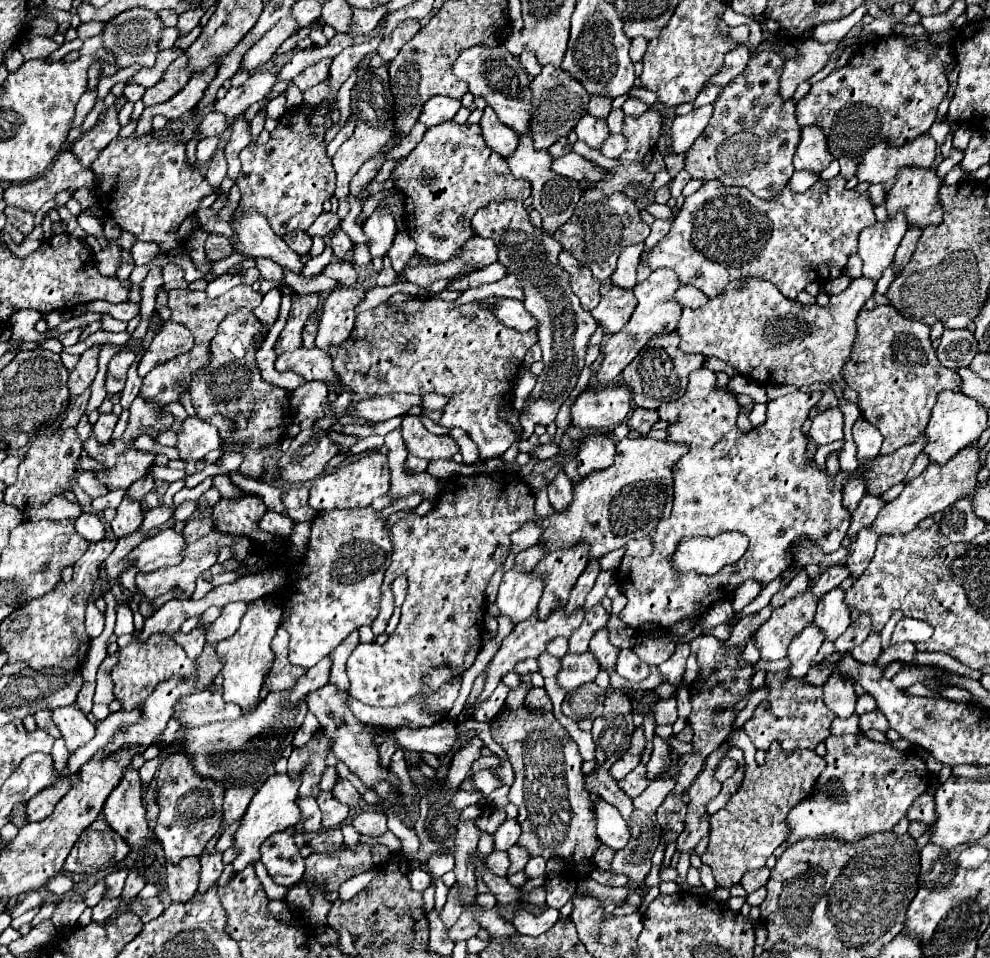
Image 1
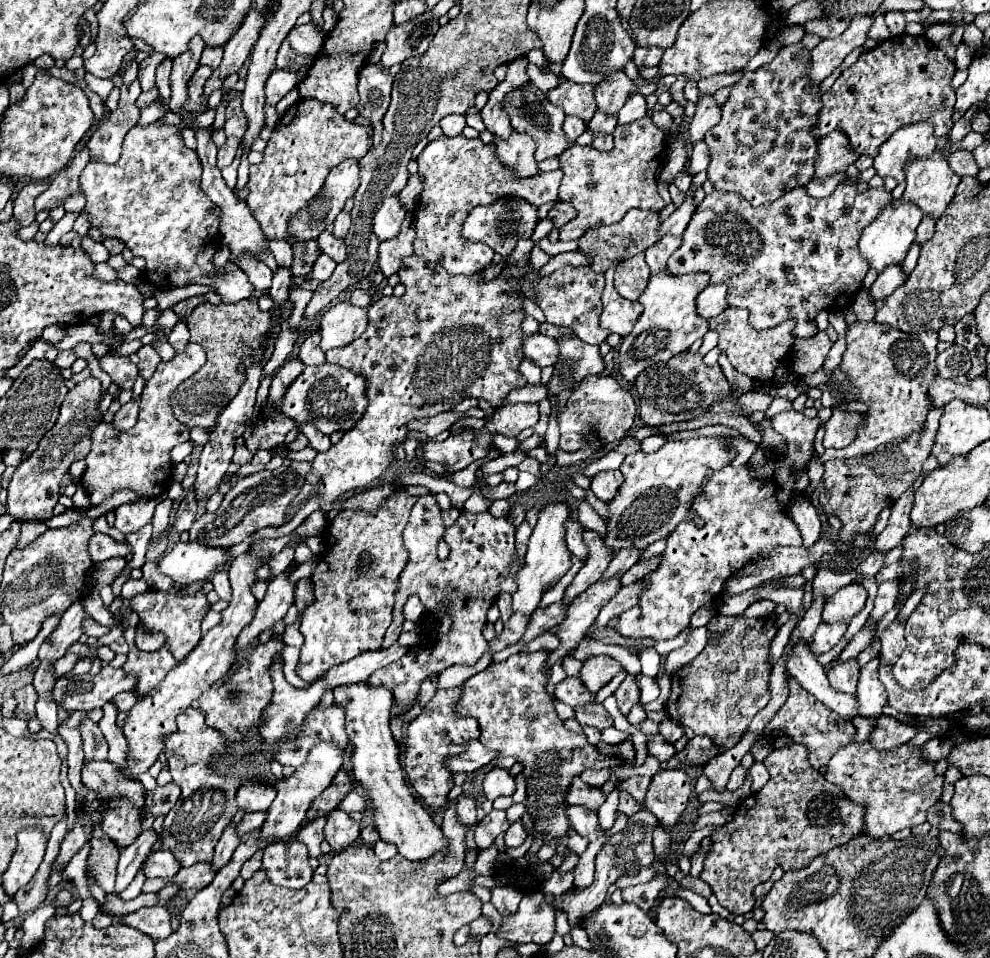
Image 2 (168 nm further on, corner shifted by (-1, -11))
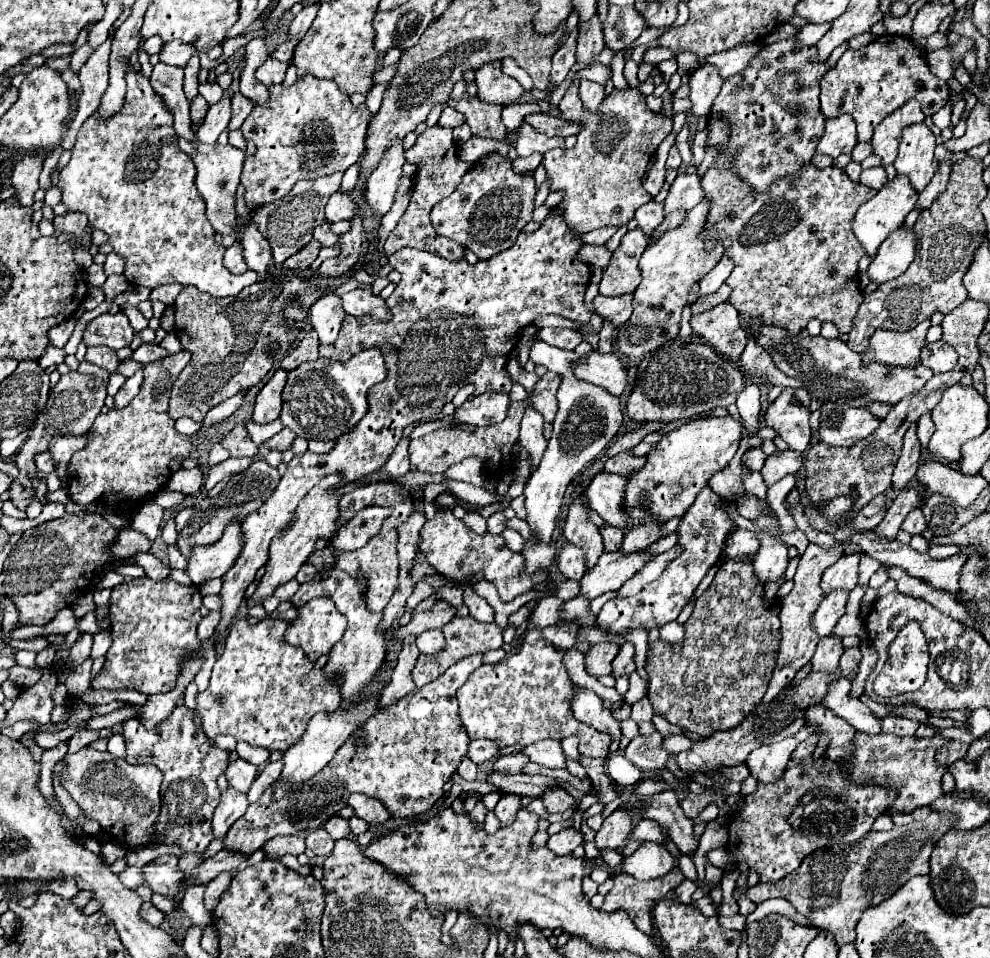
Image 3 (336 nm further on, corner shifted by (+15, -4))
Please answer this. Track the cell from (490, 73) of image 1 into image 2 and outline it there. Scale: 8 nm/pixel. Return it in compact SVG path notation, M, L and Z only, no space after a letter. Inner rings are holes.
M514 87L512 91L508 91L508 95L504 97L502 103L504 111L510 117L512 129L518 133L526 133L534 139L534 143L538 145L536 149L536 161L544 161L550 157L558 157L564 153L564 149L568 147L566 135L562 131L562 121L564 121L564 111L560 111L560 107L554 107L552 103L548 103L548 99L544 99L544 93L540 91L540 95L536 93L536 89L532 91L530 87Z

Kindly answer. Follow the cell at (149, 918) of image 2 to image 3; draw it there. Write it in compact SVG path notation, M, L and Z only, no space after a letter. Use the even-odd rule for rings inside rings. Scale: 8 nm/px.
M144 902L144 904L142 904L142 916L144 916L144 920L148 920L148 924L152 924L152 926L160 926L162 920L164 920L164 912L160 912L158 908L154 908L152 902Z

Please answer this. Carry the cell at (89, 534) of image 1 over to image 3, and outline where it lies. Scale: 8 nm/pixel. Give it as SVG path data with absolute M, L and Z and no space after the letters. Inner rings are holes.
M122 528L116 538L116 544L112 546L112 554L132 556L138 552L150 552L150 548L152 548L152 542L142 532L136 532L132 528Z

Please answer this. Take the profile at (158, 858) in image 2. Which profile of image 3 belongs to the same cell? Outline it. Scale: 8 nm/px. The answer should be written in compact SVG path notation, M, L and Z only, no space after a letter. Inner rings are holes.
M160 856L158 860L146 864L142 870L144 870L144 878L148 880L152 892L168 896L176 902L182 902L186 872L178 868L176 856Z

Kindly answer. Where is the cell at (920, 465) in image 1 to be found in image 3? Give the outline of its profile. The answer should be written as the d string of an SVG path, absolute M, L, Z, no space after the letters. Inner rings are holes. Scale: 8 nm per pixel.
M926 412L920 420L918 420L918 440L922 446L926 446L932 438L932 432L934 432L934 424L932 424L932 414Z

